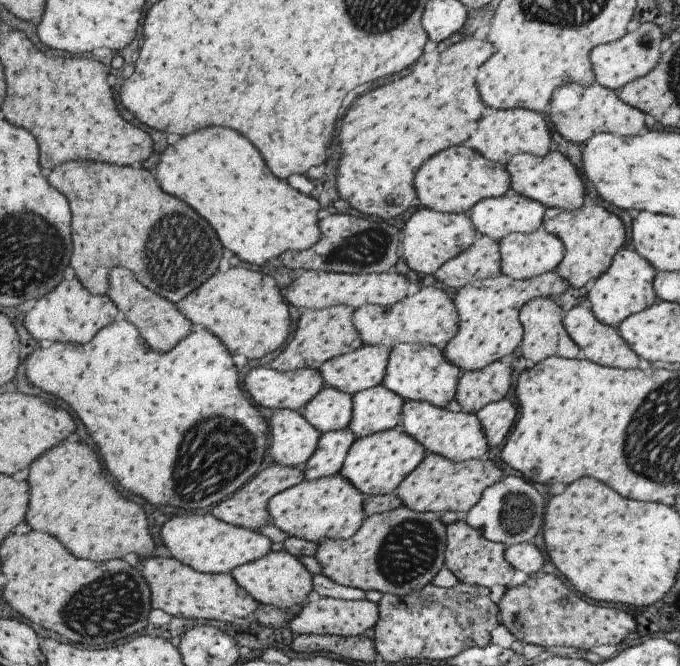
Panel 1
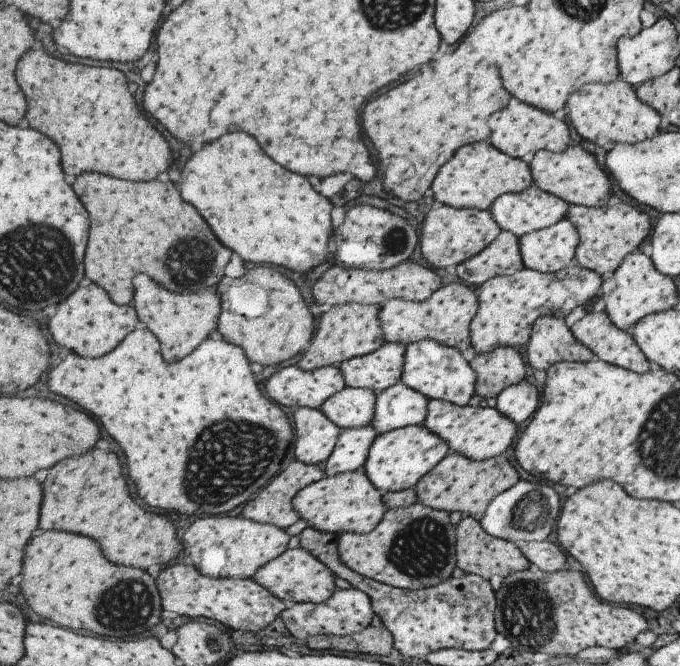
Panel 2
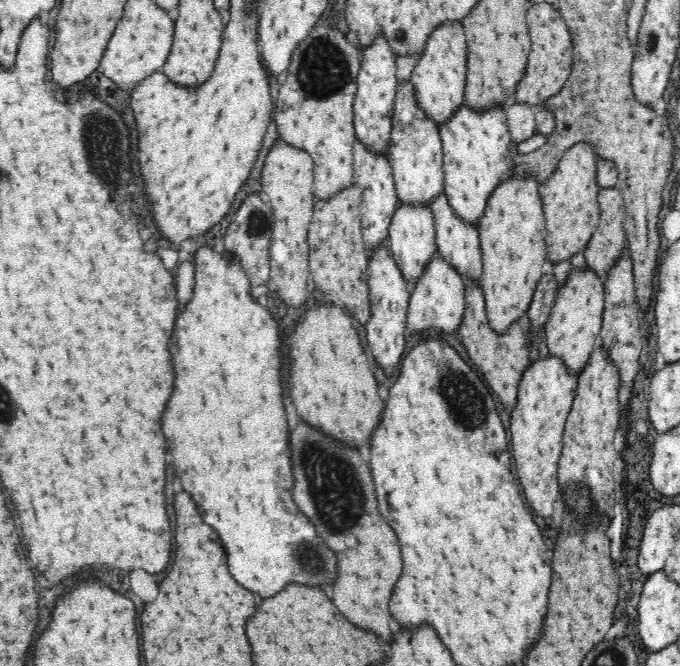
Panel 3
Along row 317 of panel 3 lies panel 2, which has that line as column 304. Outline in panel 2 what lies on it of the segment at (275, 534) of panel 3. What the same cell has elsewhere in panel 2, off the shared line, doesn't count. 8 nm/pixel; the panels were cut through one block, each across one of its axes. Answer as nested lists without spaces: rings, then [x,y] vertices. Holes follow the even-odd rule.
[[[237,132],[223,136],[223,140],[215,140],[215,144],[207,144],[199,152],[195,152],[183,168],[179,188],[183,192],[183,198],[195,204],[195,208],[199,208],[203,216],[207,216],[207,222],[211,224],[211,228],[215,228],[215,234],[223,240],[223,244],[227,244],[247,262],[309,272],[329,256],[329,242],[333,236],[331,200],[315,192],[305,176],[293,174],[271,160],[251,134]]]

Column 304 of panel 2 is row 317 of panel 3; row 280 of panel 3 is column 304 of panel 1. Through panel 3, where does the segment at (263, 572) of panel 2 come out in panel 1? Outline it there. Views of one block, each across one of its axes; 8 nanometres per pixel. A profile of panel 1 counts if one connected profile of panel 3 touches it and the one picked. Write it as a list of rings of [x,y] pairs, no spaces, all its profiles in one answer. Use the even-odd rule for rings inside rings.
[[[271,551],[269,555],[252,563],[237,567],[232,572],[235,580],[254,596],[259,604],[281,609],[299,609],[314,598],[313,573],[303,561],[289,551]]]

